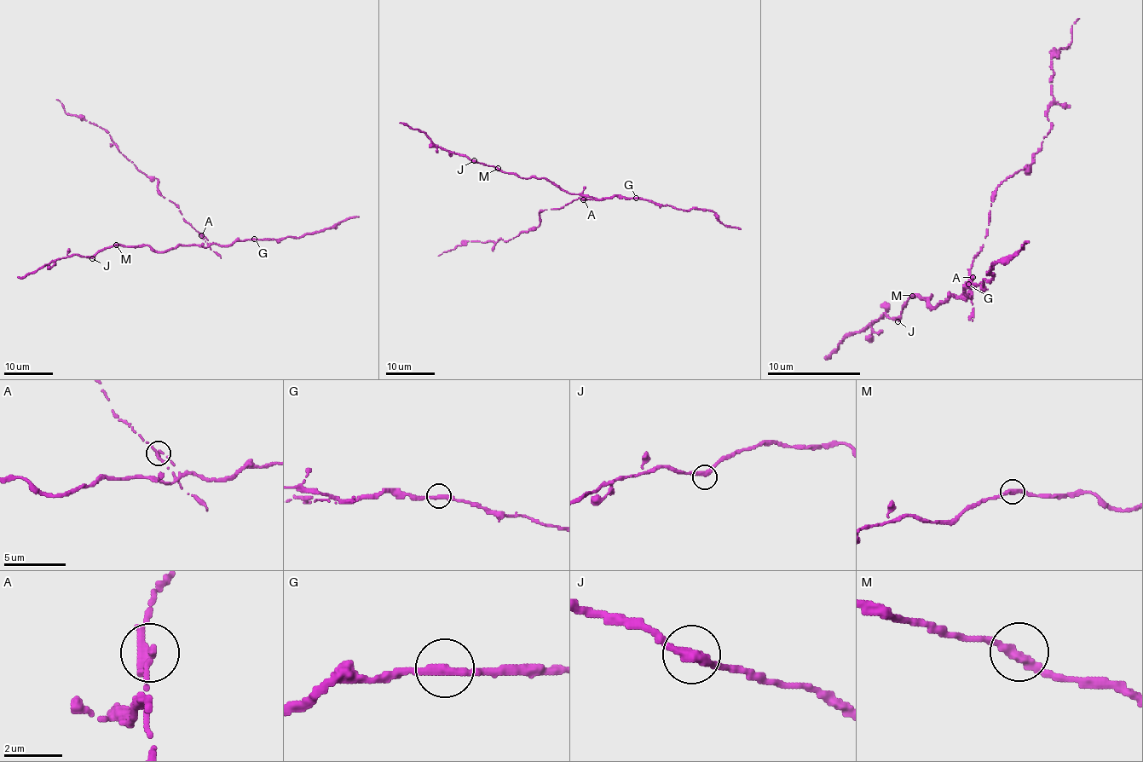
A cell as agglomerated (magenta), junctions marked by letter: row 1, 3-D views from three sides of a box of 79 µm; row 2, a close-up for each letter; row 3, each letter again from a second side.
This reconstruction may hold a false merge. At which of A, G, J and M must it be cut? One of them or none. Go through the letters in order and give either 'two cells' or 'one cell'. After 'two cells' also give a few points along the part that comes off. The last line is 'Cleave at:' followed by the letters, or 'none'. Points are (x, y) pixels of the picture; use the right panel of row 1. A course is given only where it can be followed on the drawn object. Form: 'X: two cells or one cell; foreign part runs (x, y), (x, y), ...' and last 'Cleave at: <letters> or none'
A: two cells; foreign part runs (972, 277), (970, 265), (998, 185), (1026, 169), (1050, 129), (1050, 59), (1069, 44), (1078, 19)
G: one cell
J: one cell
M: one cell
Cleave at: A

